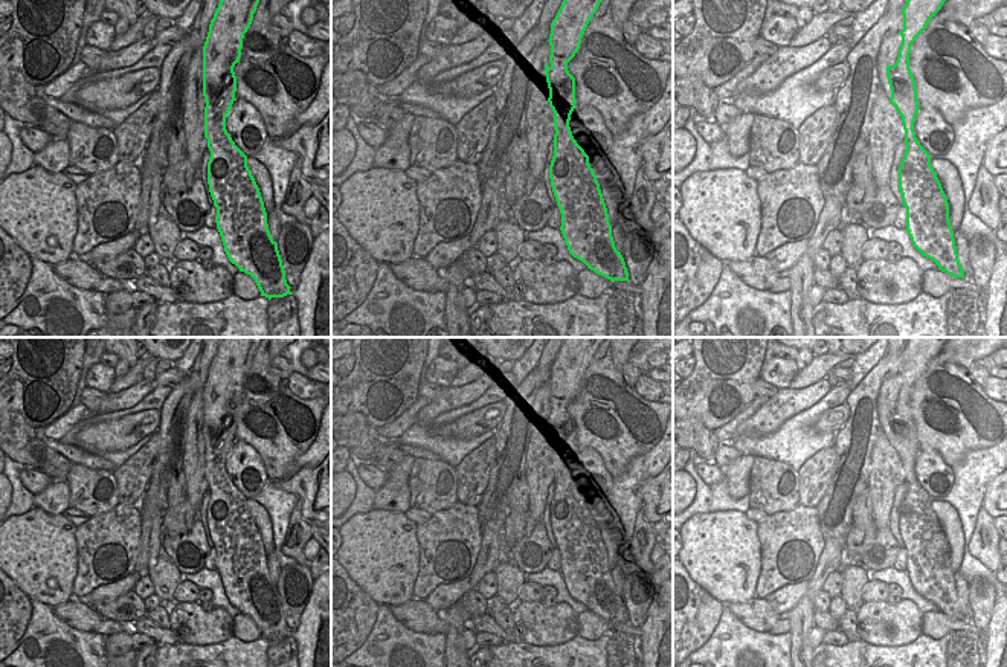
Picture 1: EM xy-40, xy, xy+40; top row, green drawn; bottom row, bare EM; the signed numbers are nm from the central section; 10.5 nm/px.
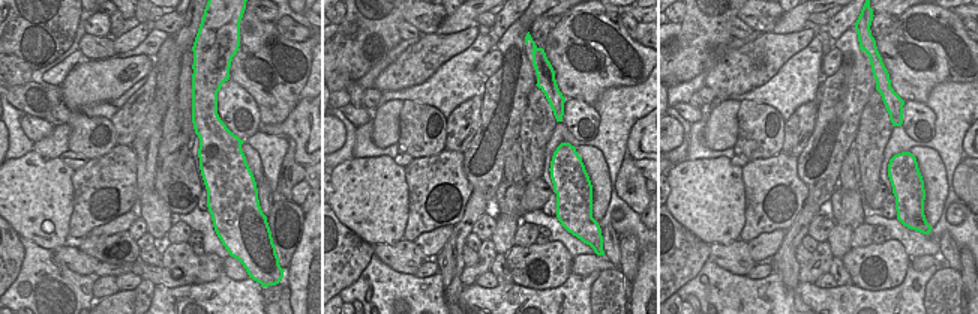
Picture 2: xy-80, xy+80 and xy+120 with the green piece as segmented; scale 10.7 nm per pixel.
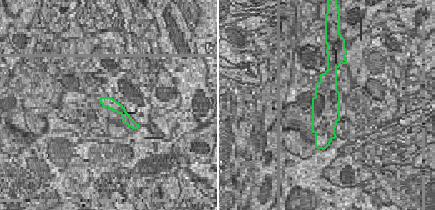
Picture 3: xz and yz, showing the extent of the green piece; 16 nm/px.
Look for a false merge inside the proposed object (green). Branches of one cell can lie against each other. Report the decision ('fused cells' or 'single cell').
fused cells

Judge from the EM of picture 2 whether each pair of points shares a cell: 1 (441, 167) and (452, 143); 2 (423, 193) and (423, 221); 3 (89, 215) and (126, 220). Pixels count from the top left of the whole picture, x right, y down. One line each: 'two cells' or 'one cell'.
1: two cells
2: one cell
3: two cells

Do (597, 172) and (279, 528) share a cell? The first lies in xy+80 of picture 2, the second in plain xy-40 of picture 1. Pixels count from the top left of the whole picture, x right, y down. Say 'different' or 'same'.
different

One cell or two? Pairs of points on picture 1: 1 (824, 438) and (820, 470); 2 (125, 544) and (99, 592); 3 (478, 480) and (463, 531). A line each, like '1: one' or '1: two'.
1: two
2: two
3: two

